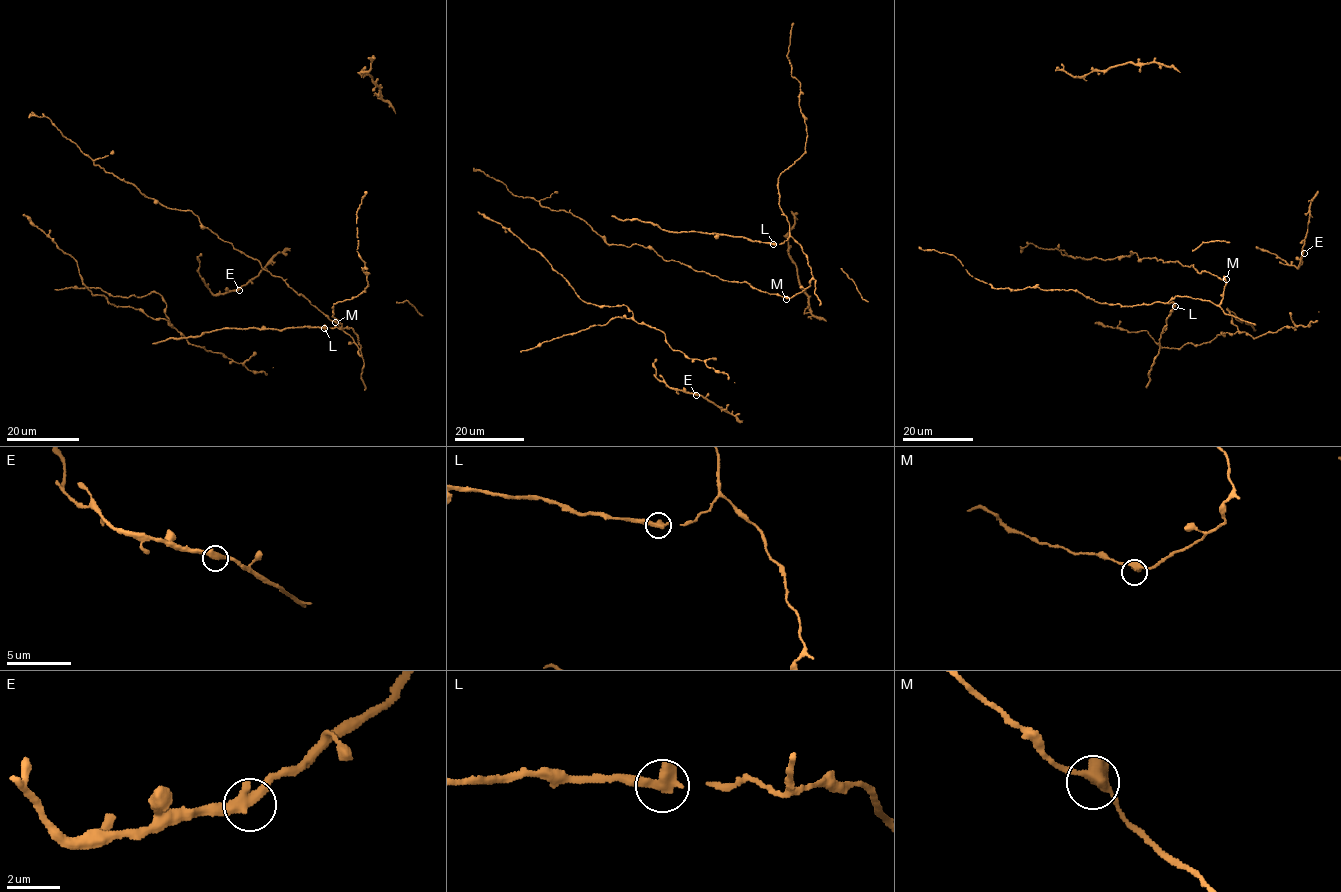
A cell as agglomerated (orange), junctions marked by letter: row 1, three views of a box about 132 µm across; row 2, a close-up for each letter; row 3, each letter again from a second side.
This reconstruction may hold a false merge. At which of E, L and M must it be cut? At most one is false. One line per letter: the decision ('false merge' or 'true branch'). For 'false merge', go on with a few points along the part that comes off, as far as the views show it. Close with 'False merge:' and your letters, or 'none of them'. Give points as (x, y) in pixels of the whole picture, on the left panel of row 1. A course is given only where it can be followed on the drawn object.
E: true branch
L: false merge; foreign part runs (324, 328), (218, 329), (152, 344)
M: true branch
False merge: L

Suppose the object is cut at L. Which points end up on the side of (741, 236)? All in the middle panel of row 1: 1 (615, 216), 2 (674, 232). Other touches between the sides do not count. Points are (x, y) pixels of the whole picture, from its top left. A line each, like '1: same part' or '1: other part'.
1: same part
2: same part

